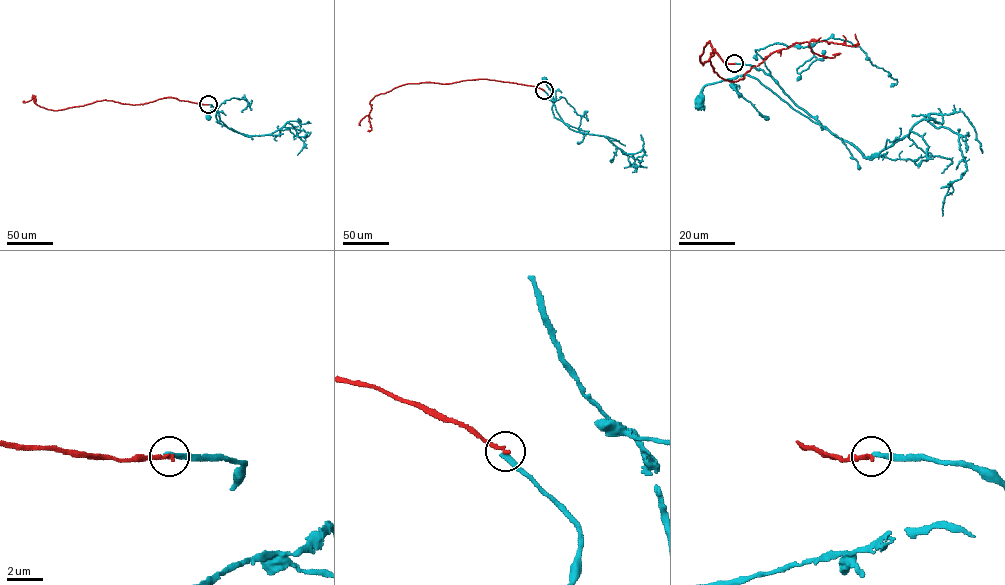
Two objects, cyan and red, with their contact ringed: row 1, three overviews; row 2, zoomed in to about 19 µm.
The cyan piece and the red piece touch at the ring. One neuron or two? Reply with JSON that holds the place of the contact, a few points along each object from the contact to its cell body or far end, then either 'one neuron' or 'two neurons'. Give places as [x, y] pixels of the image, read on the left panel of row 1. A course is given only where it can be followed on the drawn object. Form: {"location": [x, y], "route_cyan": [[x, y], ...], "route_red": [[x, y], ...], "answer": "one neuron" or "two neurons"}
{"location": [208, 104], "route_cyan": [[208, 104], [217, 109], [218, 122], [226, 126], [216, 108], [209, 111], [208, 117]], "route_red": [[208, 104], [167, 97], [132, 105], [103, 100], [53, 110], [36, 104], [32, 94]], "answer": "two neurons"}

